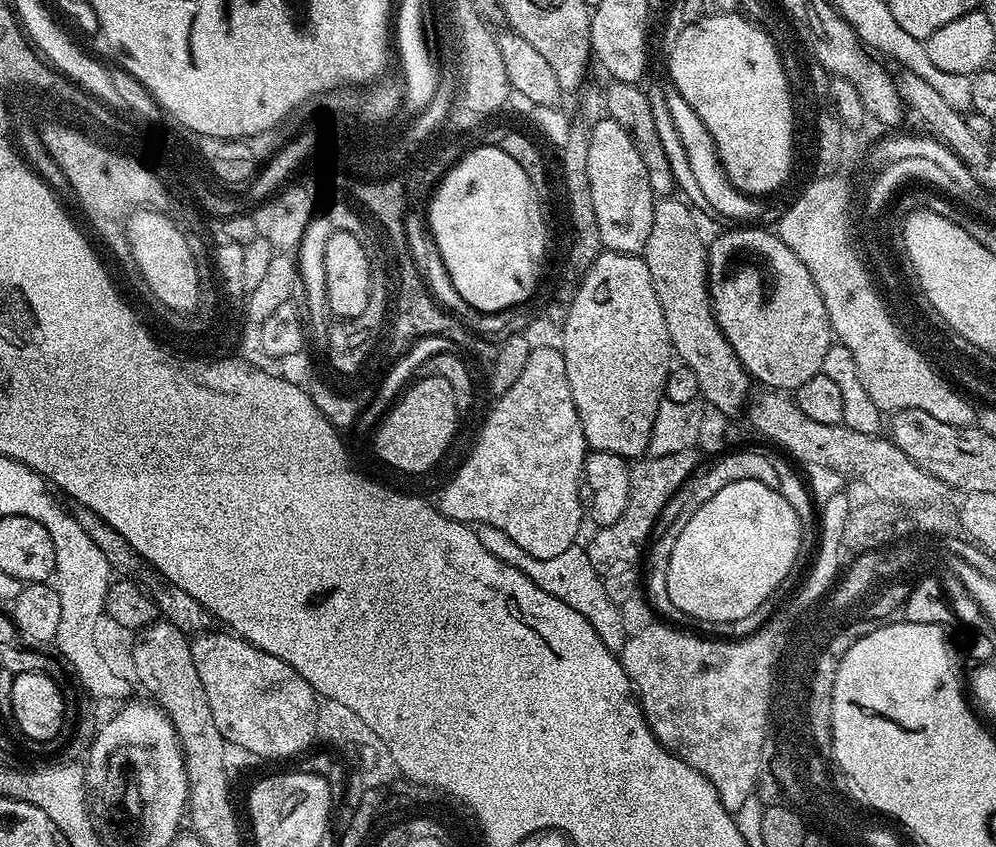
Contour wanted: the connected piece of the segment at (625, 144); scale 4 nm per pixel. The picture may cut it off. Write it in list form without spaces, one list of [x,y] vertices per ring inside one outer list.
[[[609,118],[599,120],[591,125],[588,132],[586,151],[590,170],[590,197],[593,198],[594,215],[603,247],[610,252],[643,253],[646,238],[650,238],[650,226],[654,226],[654,206],[657,197],[652,195],[646,165],[642,162],[638,150],[635,149],[630,134],[614,120]]]

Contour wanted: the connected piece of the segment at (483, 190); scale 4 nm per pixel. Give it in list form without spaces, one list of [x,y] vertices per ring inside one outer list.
[[[492,146],[492,148],[478,147],[465,151],[457,163],[439,181],[438,184],[440,185],[437,186],[436,193],[432,196],[432,205],[428,208],[426,223],[430,229],[432,239],[436,242],[436,248],[440,251],[442,262],[458,290],[458,294],[462,294],[462,298],[466,298],[466,302],[470,302],[470,306],[474,306],[483,312],[495,314],[515,309],[517,307],[515,304],[530,299],[532,292],[537,291],[538,286],[533,282],[532,276],[536,276],[536,264],[540,256],[540,216],[536,216],[536,205],[540,202],[536,197],[534,186],[526,174],[526,170],[522,170],[522,166],[518,166],[518,162],[514,162],[514,158],[510,158],[510,154],[506,154],[499,146]]]

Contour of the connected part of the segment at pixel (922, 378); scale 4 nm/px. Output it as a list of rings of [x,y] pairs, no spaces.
[[[823,180],[823,183],[816,183],[815,187],[808,191],[804,199],[788,212],[788,216],[784,216],[784,221],[778,222],[774,231],[782,242],[786,242],[786,246],[790,246],[790,250],[794,250],[794,254],[798,254],[806,270],[810,270],[810,278],[814,278],[814,286],[818,286],[818,294],[822,294],[826,302],[826,314],[832,323],[835,339],[844,344],[846,350],[850,350],[850,354],[854,354],[854,366],[858,366],[858,378],[862,378],[862,386],[866,386],[866,394],[874,398],[874,406],[878,406],[884,414],[922,410],[938,418],[938,422],[946,422],[950,426],[959,428],[969,427],[976,416],[975,410],[972,409],[973,401],[959,391],[949,390],[941,380],[937,380],[936,376],[929,372],[928,366],[920,356],[896,335],[896,329],[889,324],[884,309],[880,307],[880,301],[873,296],[867,276],[861,272],[860,264],[856,262],[844,236],[844,206],[844,185],[837,180]]]

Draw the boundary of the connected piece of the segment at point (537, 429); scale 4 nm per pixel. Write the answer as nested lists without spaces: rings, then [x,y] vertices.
[[[533,349],[530,358],[526,358],[526,366],[522,366],[522,374],[518,374],[518,382],[495,402],[476,436],[468,461],[445,486],[438,507],[442,514],[463,524],[498,526],[502,534],[518,542],[518,546],[522,546],[526,554],[534,554],[534,558],[555,558],[577,543],[584,458],[590,451],[570,394],[563,351]]]

